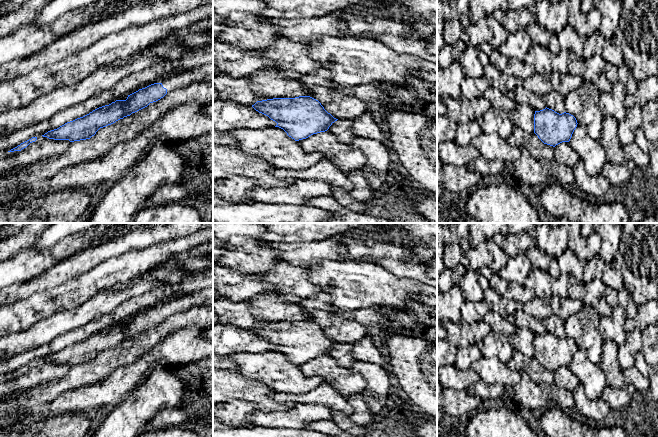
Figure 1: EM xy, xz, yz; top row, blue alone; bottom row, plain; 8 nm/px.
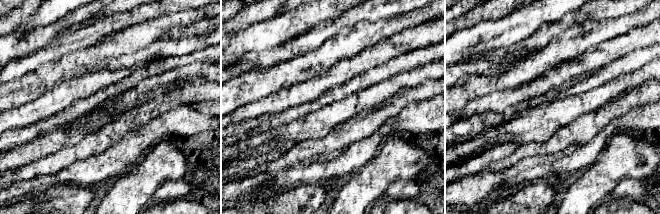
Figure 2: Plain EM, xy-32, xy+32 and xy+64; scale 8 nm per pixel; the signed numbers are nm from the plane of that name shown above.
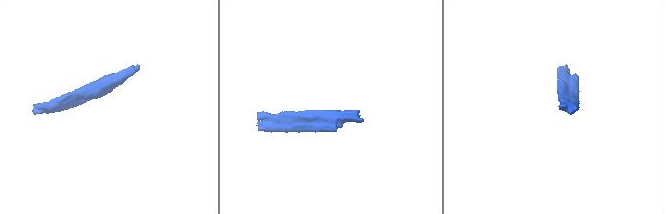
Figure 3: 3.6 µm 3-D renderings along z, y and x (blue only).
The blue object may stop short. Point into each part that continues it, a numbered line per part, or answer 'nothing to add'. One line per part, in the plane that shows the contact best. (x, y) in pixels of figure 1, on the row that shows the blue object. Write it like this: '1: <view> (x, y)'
1: xy (174, 82)

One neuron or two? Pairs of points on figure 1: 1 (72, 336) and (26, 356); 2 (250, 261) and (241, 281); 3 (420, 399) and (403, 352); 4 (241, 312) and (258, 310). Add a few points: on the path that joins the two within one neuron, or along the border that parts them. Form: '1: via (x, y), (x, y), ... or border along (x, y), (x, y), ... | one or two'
1: via (61, 341), (49, 349), (37, 353) | one
2: border along (229, 268), (257, 275) | two
3: via (416, 387), (408, 373), (406, 364) | one
4: border along (245, 301), (249, 311), (259, 321) | two

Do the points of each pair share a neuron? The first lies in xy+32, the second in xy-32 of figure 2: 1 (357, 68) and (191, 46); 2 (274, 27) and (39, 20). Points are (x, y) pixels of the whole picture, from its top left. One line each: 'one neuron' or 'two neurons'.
1: two neurons
2: two neurons

